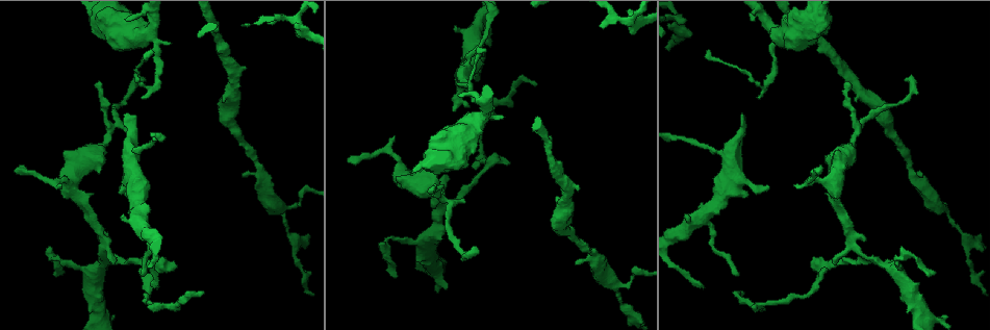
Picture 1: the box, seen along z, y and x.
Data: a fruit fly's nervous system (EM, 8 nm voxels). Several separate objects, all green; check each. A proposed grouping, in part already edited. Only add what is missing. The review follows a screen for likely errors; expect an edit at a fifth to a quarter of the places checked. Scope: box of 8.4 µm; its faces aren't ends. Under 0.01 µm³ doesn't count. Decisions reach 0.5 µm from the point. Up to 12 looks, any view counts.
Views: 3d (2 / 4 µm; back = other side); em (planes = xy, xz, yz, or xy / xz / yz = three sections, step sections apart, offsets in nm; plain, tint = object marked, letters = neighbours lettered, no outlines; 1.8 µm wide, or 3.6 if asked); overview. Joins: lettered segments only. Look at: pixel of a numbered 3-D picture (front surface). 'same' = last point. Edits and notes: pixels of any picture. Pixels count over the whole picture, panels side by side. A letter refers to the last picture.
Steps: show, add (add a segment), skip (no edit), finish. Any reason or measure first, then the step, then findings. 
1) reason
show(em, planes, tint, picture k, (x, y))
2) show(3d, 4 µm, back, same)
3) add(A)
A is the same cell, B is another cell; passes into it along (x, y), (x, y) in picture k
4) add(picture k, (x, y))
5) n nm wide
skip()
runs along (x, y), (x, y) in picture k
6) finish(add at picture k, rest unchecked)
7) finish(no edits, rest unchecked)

an open end
show(em, yz, step 8, letters, picture 1, (752, 20))

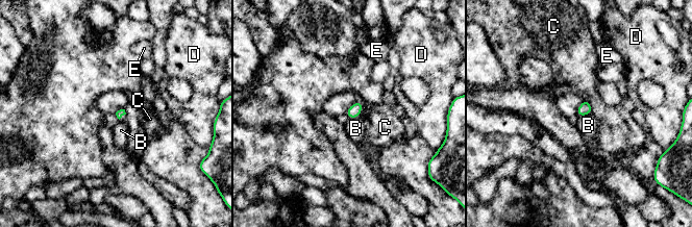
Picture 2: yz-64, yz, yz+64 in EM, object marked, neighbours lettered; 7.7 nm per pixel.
skip()
B, C, D and E are other cells; border along (591, 112), (579, 117) in picture 2; no lettered segment goes on from it

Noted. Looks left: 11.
three-way junction
show(3d, 4 µm, picture 1, (855, 127))

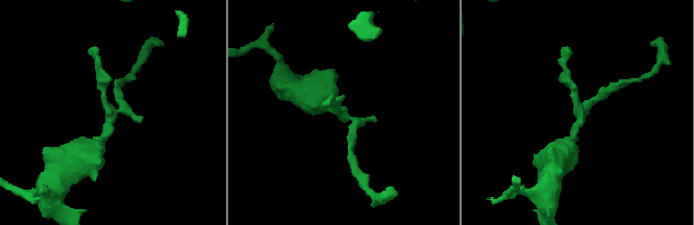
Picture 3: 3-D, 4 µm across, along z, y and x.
need the tissue
show(em, xy, step 4, tint, picture 3, (111, 117))

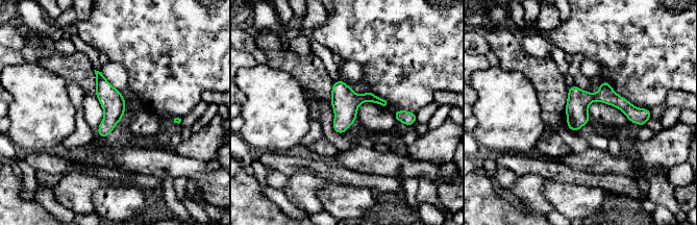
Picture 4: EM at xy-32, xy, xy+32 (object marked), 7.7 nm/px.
cut it another way
show(em, planes, letters, same)

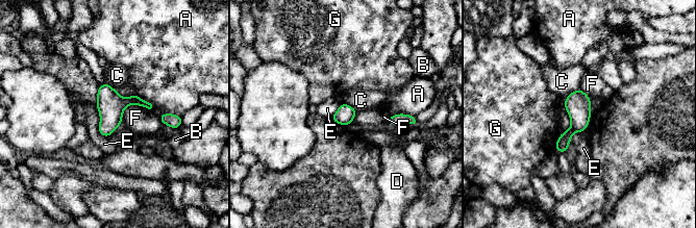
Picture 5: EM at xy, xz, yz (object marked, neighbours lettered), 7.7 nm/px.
150 nm wide
skip()
A, B, C, D, E, F and G are other cells; border along (151, 111), (127, 105), (121, 122) in picture 5; no lettered segment goes on from it

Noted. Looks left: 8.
three-way junction
show(3d, 4 µm, picture 1, (690, 35))

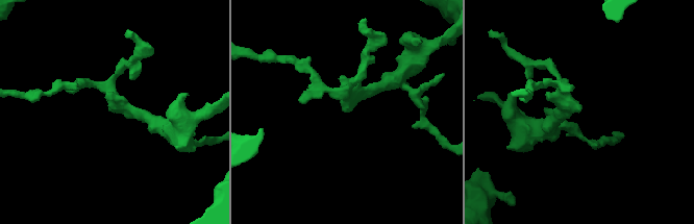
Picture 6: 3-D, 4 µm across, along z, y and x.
3 arms
show(em, yz, step 4, letters, picture 6, (351, 110))

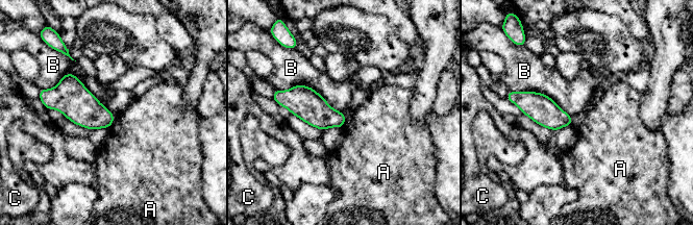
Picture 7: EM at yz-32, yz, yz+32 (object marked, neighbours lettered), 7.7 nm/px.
150 nm wide; B touches over 500 nm
skip()
A, B and C are other cells; none of them fits

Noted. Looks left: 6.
thin end
show(3d, 2 µm, picture 1, (577, 263))

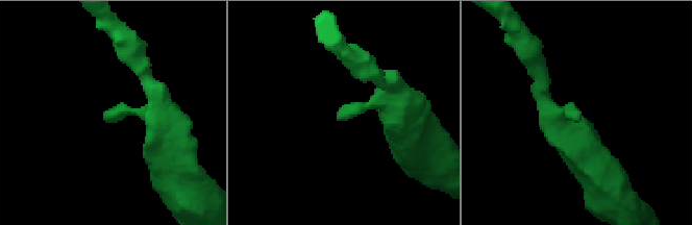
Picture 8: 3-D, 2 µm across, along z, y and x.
show(em, yz, step 16, tint, picture 8, (571, 117))

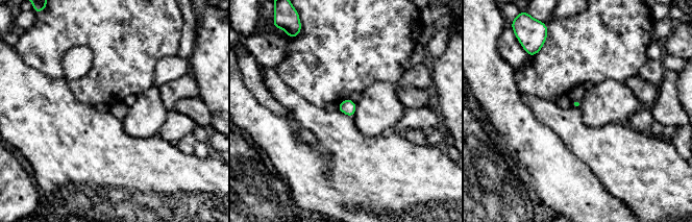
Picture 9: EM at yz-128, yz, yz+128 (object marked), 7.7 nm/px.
cut it another way
show(em, planes, letters, same)

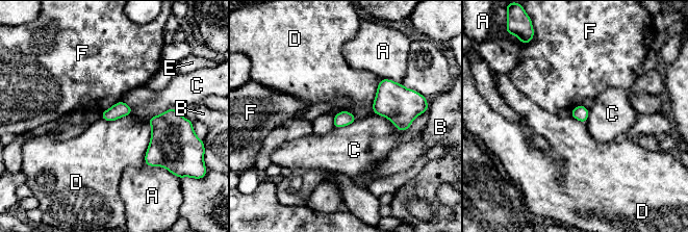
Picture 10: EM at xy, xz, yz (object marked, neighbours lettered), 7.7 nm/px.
120 nm wide
skip()
A, B, C, D, E and F are other cells; border along (148, 122), (151, 138), (144, 163) in picture 10; no lettered segment goes on from it

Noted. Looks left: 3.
tapers out
show(em, planes, letters, picture 1, (394, 135))

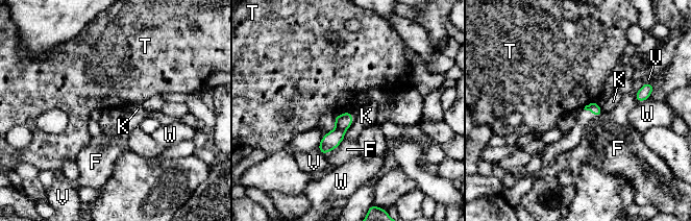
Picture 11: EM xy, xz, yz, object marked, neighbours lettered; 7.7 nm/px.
skip()
F, K, T, V and W are other cells; border along (590, 100), (594, 101) in picture 11; none of them fits

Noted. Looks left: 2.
finish(no edits, rest unchecked)

